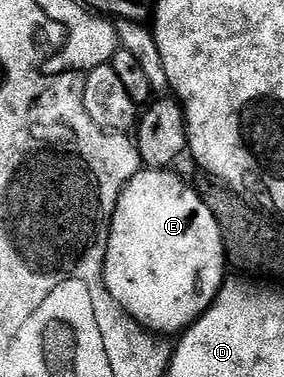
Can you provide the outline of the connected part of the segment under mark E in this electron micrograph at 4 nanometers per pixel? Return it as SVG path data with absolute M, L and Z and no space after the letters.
M142 169L131 181L127 188L123 190L119 198L119 204L116 205L116 211L113 213L112 224L109 232L108 252L106 261L115 272L115 284L113 283L112 295L121 306L125 307L126 312L134 321L138 322L149 332L158 332L157 330L178 330L184 332L197 321L201 315L206 314L217 301L217 295L226 287L226 280L222 275L222 247L221 237L218 233L219 220L215 220L210 213L206 202L206 195L195 187L188 186L175 172L162 172L160 169Z

